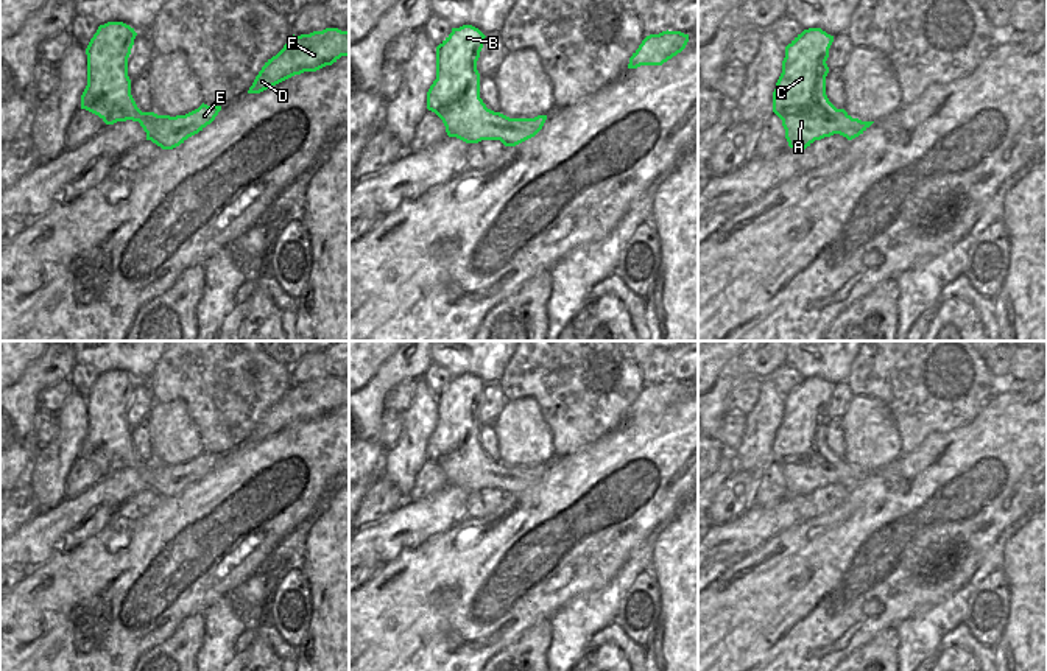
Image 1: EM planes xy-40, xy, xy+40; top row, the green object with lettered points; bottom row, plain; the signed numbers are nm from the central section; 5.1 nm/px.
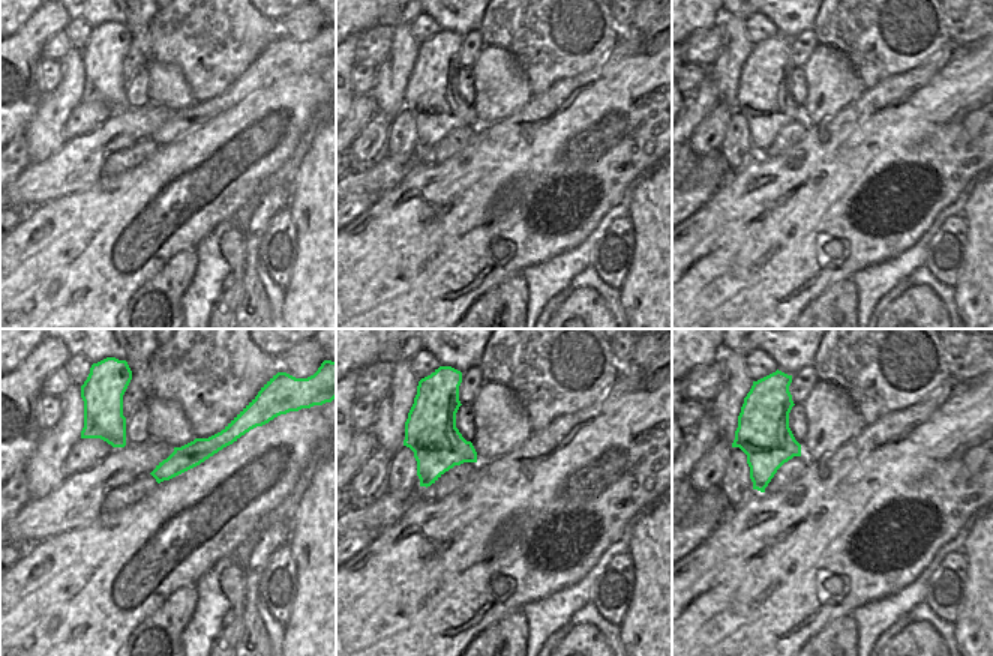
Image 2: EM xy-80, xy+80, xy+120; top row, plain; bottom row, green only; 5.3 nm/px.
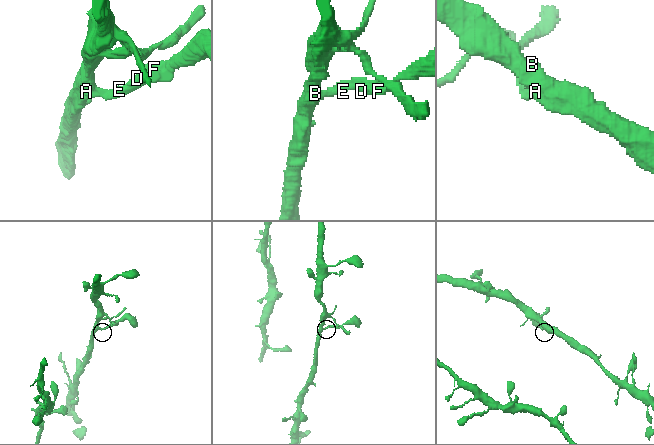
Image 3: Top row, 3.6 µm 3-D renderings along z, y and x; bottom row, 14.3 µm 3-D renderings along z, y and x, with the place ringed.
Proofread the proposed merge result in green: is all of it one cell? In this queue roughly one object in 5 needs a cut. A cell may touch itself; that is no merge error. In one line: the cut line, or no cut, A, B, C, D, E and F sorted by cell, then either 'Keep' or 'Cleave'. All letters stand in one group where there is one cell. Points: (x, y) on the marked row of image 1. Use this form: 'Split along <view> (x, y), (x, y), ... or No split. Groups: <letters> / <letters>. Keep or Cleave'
No split. Groups: A B C D E F. Keep

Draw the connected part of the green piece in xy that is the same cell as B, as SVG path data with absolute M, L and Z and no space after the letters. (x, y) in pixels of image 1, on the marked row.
M472 25L452 28L436 47L436 79L427 92L427 109L444 123L449 137L466 143L500 140L516 146L534 137L547 115L509 118L486 107L480 98L477 61L486 36Z

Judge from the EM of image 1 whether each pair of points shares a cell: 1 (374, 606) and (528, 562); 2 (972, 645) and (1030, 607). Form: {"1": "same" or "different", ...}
{"1": "same", "2": "different"}

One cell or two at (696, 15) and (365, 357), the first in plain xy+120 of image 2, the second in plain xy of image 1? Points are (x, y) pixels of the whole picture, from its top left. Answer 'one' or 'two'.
one

